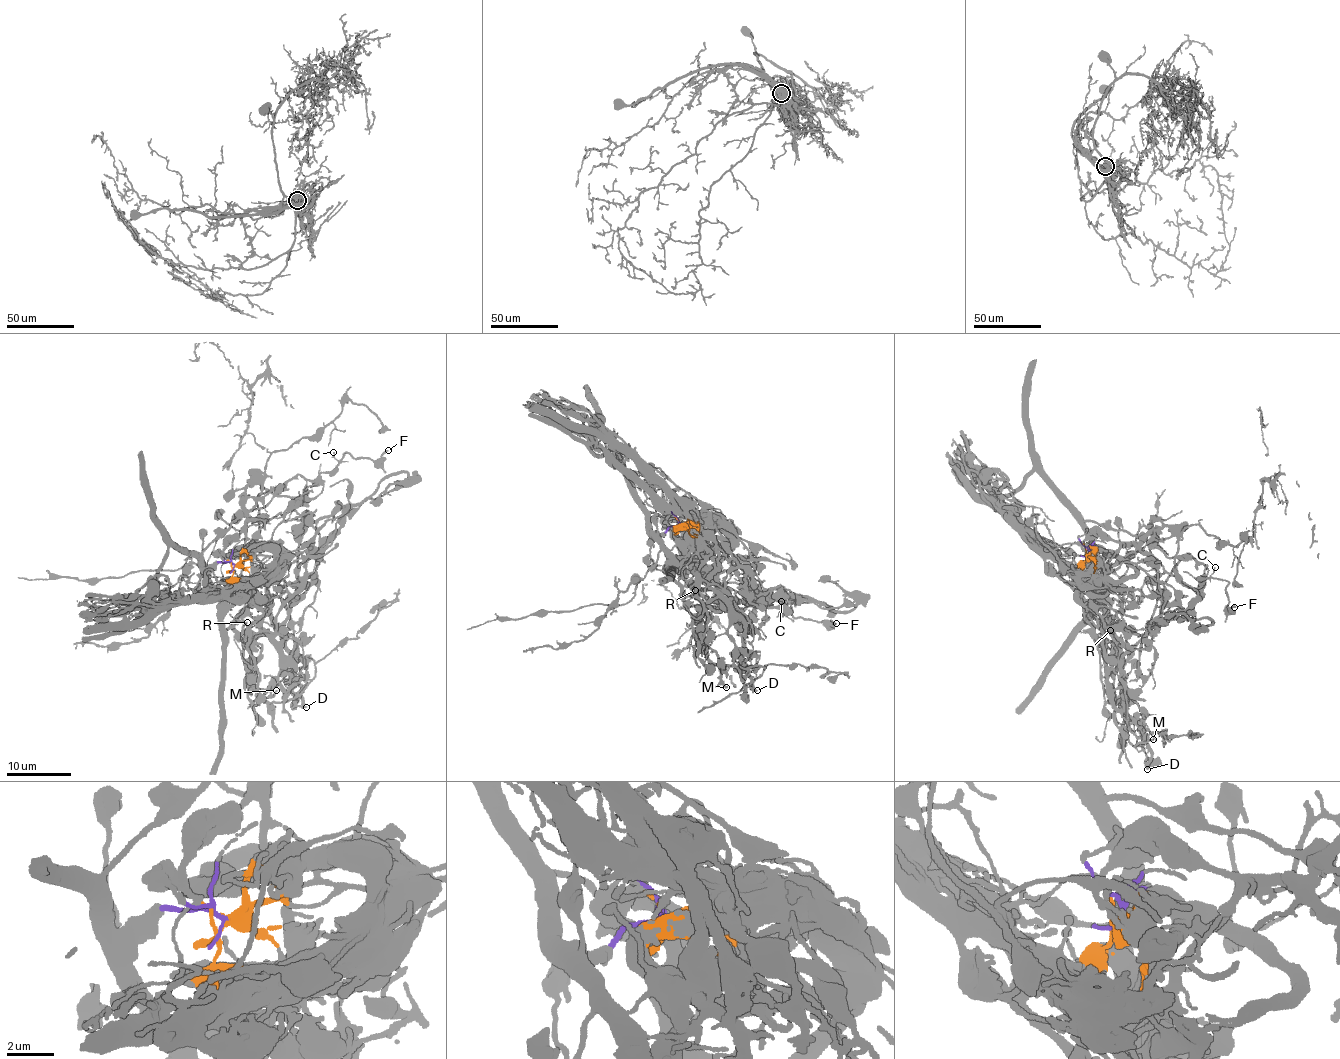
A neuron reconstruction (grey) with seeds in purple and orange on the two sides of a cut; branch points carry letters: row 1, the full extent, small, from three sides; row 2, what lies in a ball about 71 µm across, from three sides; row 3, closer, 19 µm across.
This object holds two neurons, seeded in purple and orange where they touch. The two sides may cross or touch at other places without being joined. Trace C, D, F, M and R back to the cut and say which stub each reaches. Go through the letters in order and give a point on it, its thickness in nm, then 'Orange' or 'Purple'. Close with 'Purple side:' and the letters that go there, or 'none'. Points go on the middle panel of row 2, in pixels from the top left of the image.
C: Place: (781, 601). Thickness 130 nm. Purple
D: Place: (757, 690). Thickness 190 nm. Orange
F: Place: (836, 623). Thickness 220 nm. Purple
M: Place: (726, 687). Thickness 180 nm. Orange
R: Place: (695, 590). Thickness 190 nm. Orange
Purple side: C, F

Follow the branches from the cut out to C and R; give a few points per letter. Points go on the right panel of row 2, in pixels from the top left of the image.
C: (1087, 555), (1095, 547), (1093, 614), (1142, 633), (1176, 563), (1193, 558), (1207, 566), (1201, 578), (1215, 567)
R: (1087, 555), (1094, 563), (1089, 590), (1097, 628), (1103, 635), (1098, 633), (1110, 630)

